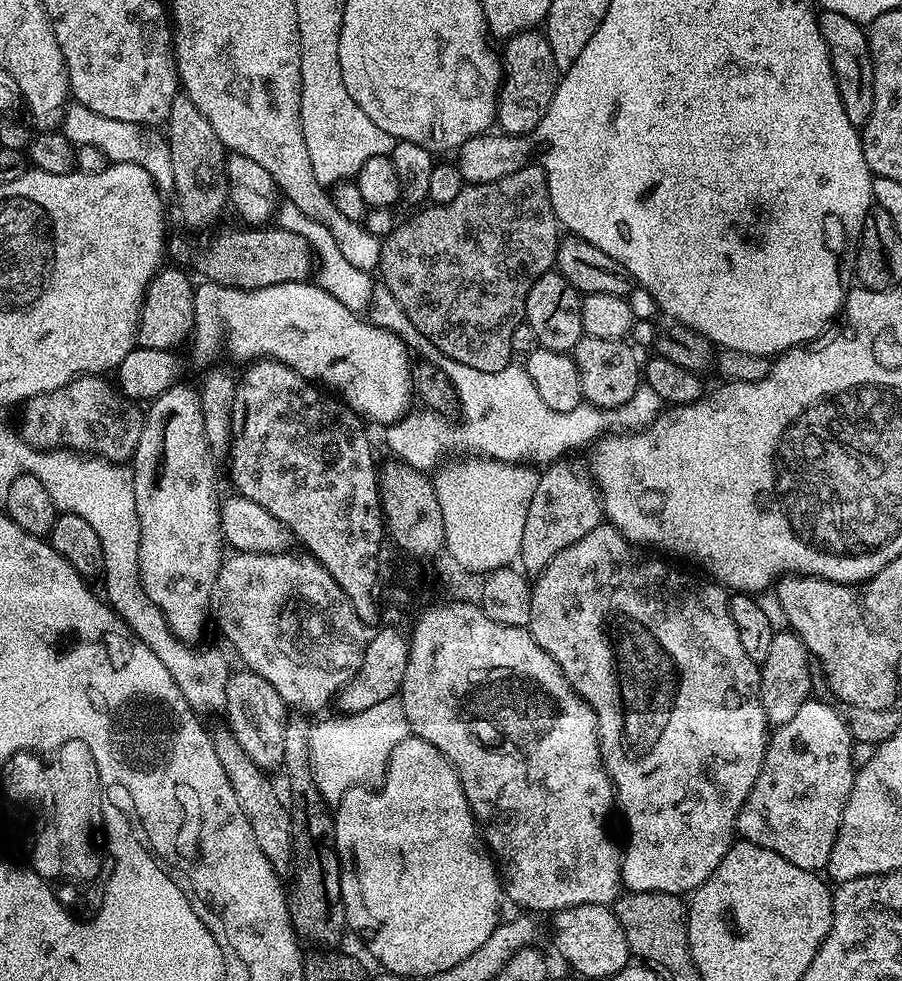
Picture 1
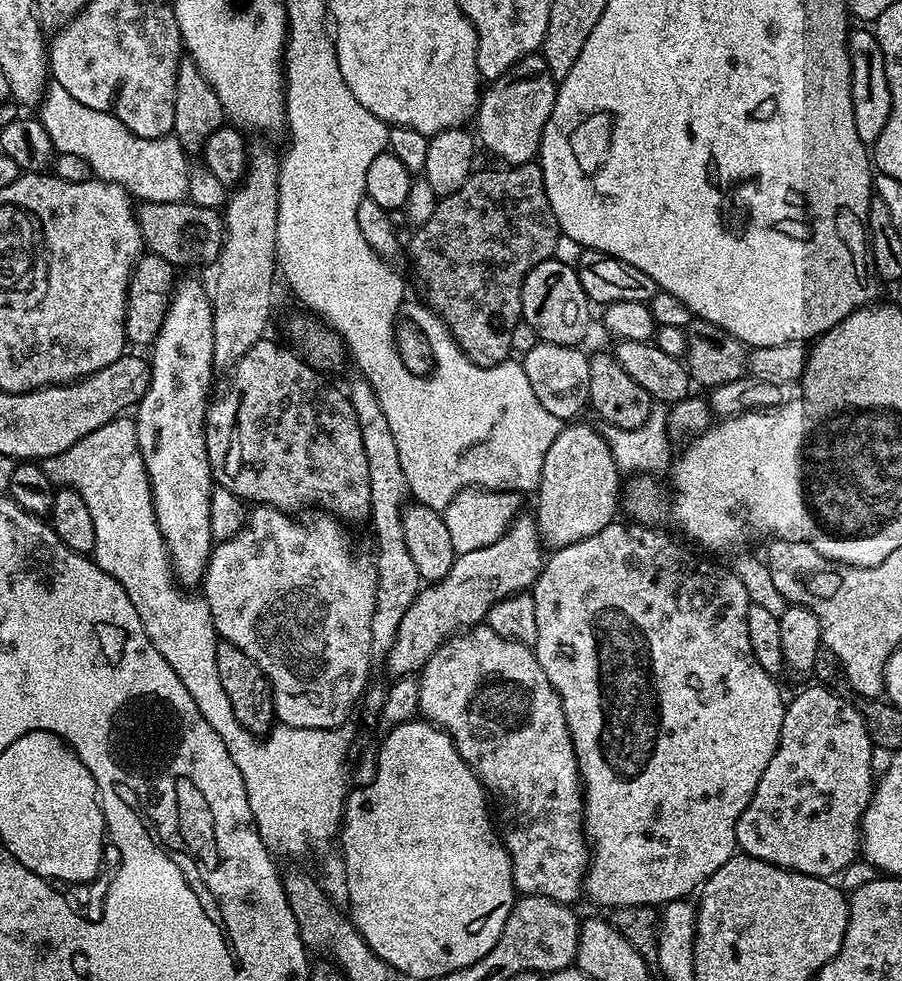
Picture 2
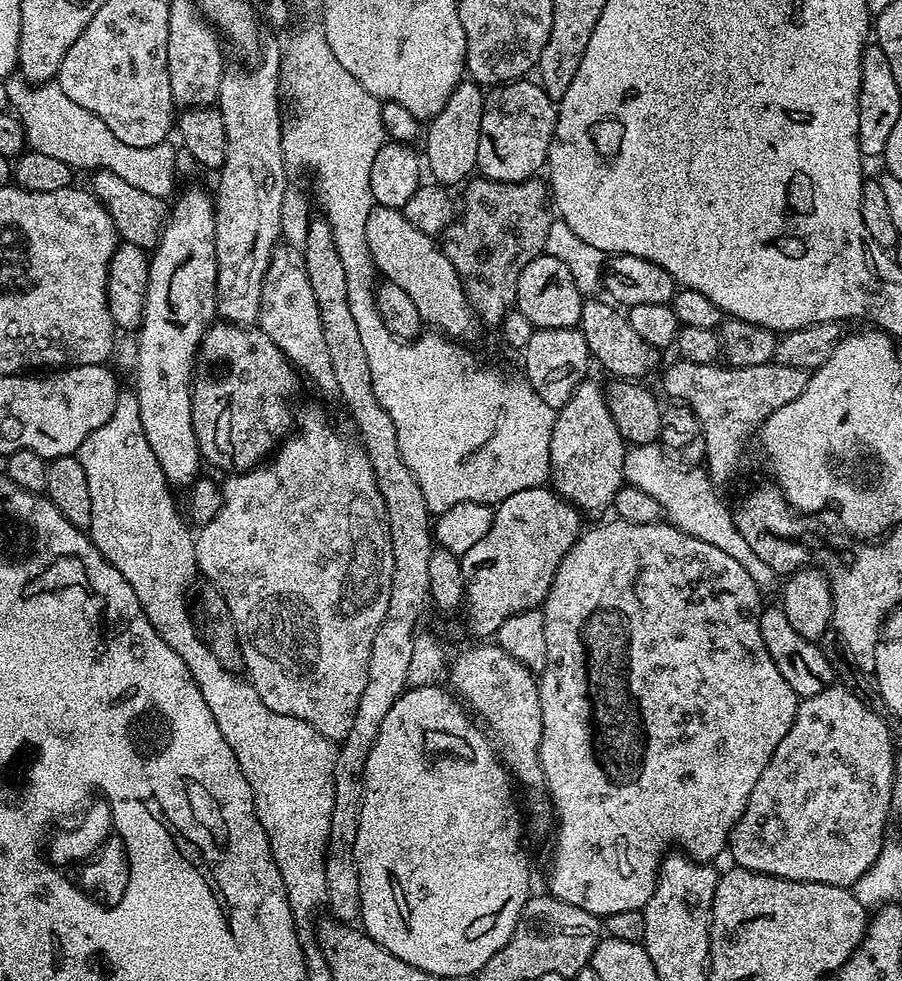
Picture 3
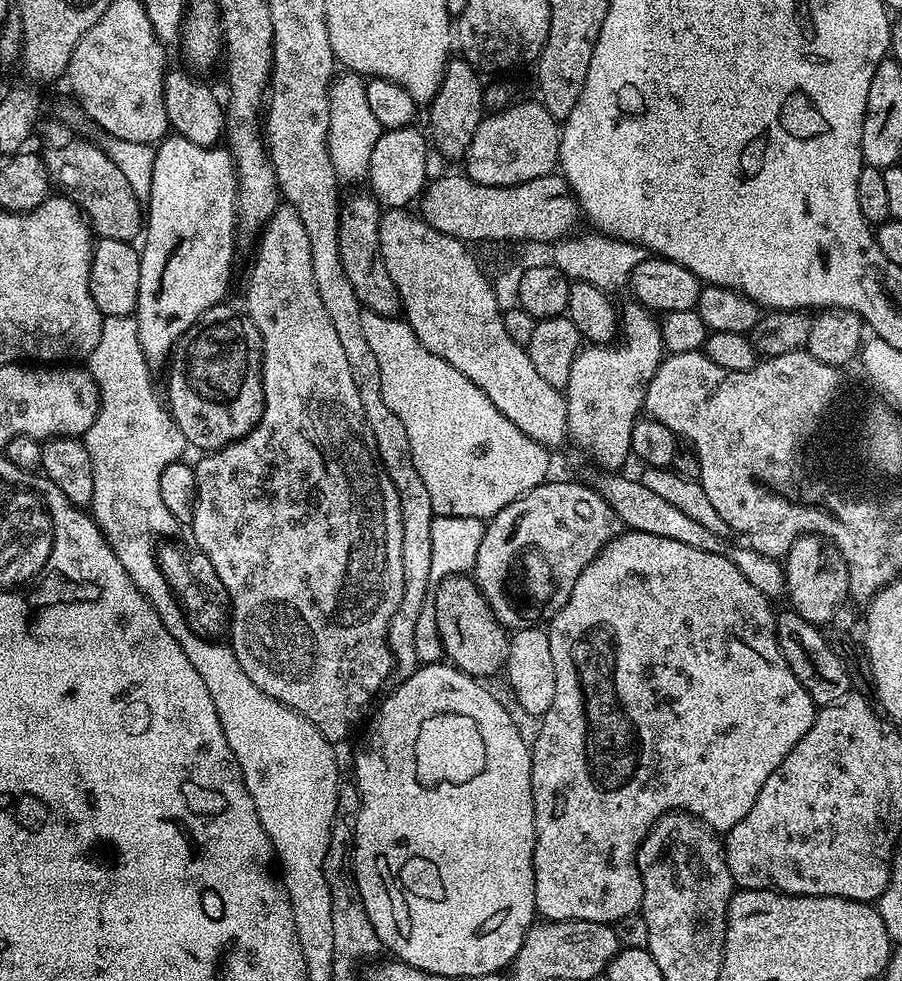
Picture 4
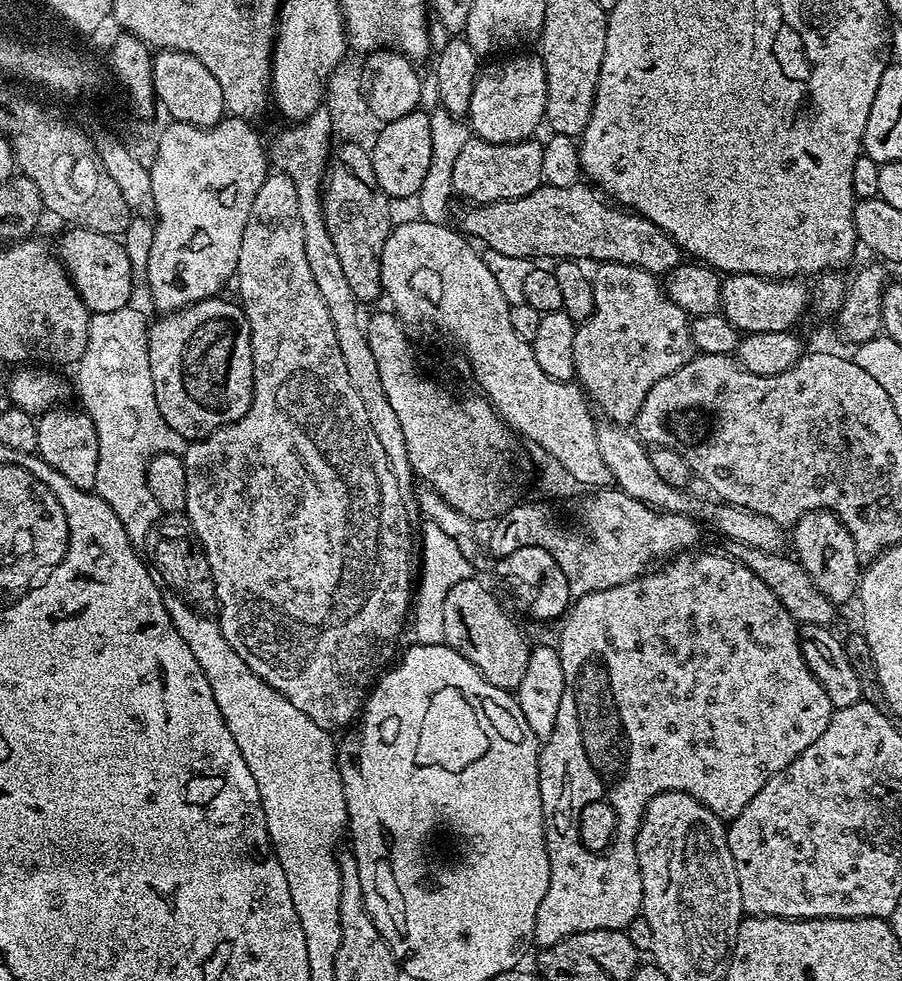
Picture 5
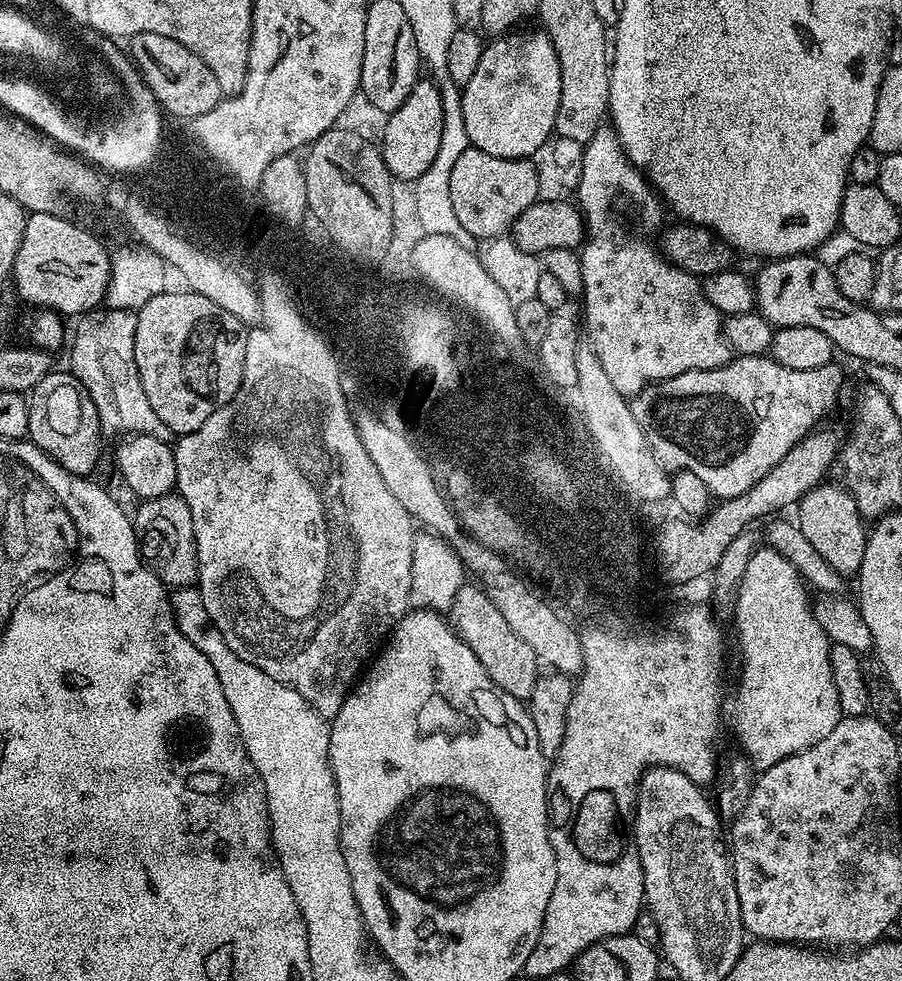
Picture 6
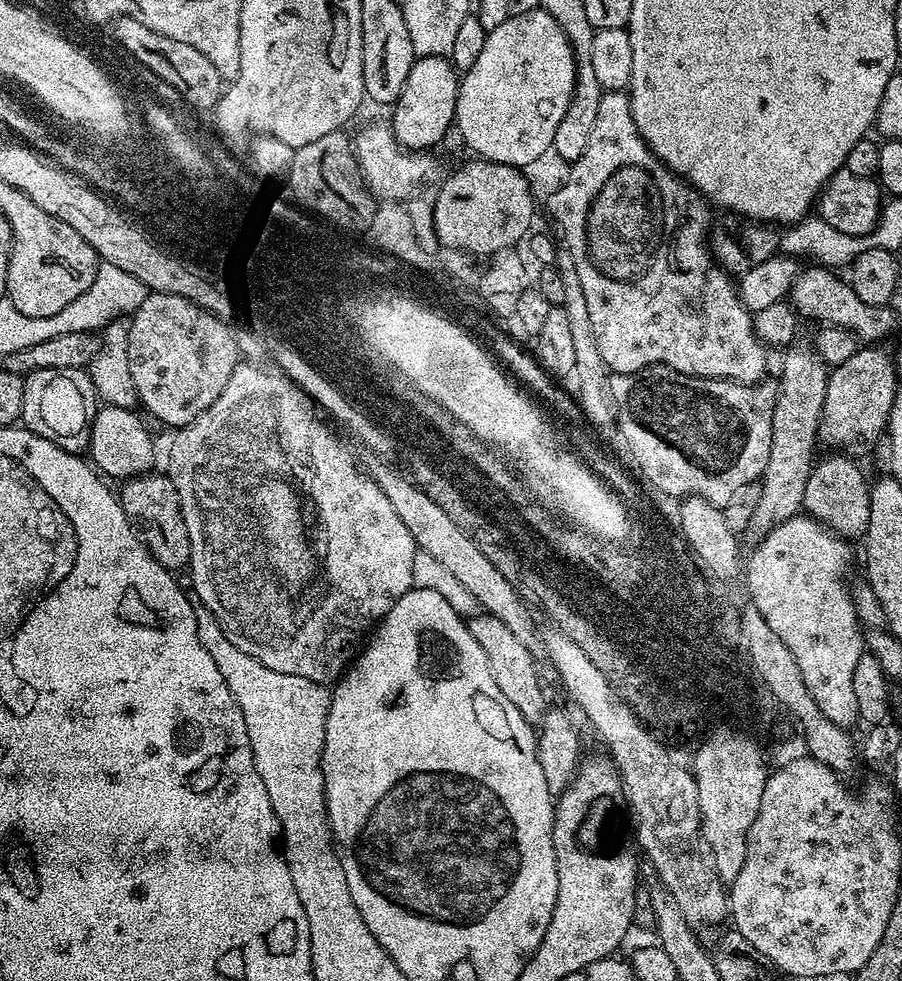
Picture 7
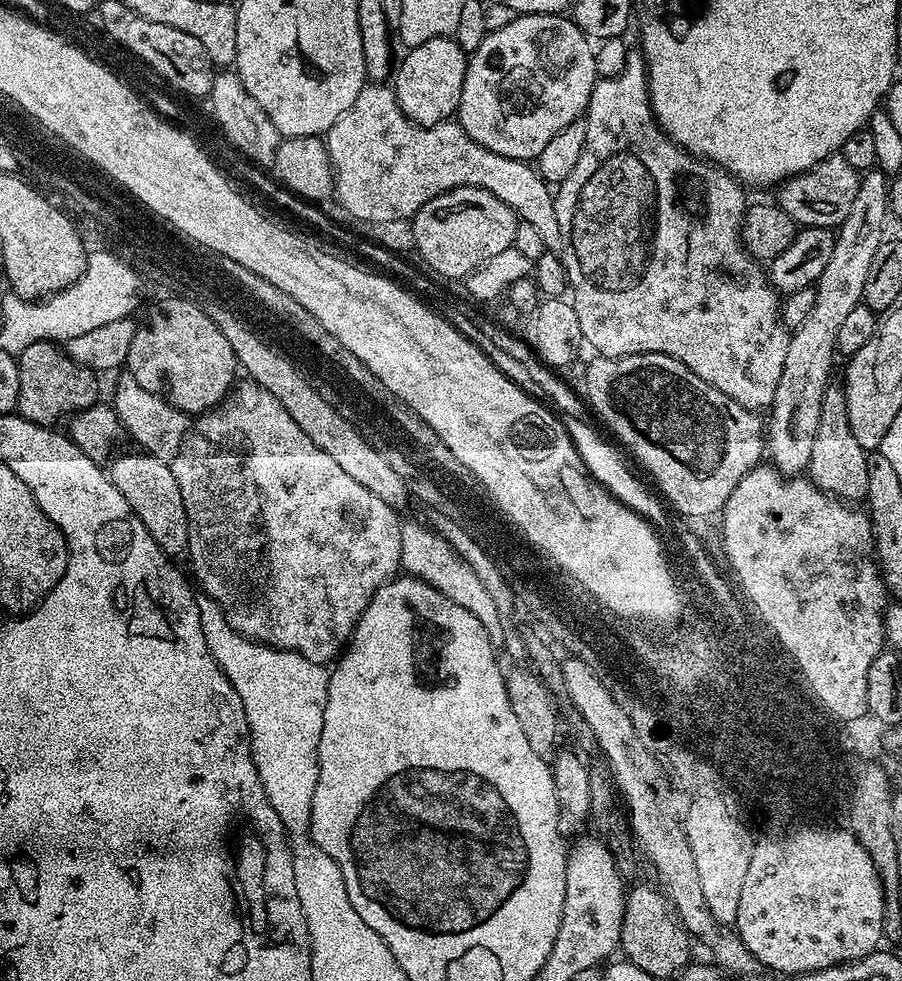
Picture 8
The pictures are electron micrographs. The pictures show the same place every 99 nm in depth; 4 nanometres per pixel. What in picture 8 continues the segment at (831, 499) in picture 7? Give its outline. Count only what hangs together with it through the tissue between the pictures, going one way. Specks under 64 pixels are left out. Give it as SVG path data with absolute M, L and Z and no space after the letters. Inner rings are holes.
M836 382L829 383L825 393L822 394L821 417L806 469L807 479L823 492L845 502L863 501L868 495L867 457L868 452L862 446L858 446L858 438L854 438L854 430L850 430L843 387Z

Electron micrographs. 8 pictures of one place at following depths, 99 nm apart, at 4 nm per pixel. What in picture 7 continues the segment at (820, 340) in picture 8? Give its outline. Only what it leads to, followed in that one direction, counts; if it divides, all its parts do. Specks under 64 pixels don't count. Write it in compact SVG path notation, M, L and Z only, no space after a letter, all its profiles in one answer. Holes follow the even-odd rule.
M793 343L783 353L783 356L785 356L780 368L775 412L772 419L770 459L760 479L760 487L762 486L760 496L748 518L744 532L741 531L740 534L741 543L750 550L759 545L774 526L781 525L782 522L797 515L803 509L806 482L809 481L809 475L812 472L812 466L816 458L814 448L817 448L819 441L822 403L825 402L826 386L828 385L828 368L821 357L814 351L811 343L800 343Z

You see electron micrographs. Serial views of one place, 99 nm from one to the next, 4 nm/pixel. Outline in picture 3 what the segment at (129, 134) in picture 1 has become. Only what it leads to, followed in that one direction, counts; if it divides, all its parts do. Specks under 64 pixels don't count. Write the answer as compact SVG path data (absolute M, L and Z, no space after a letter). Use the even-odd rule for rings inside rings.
M17 75L5 77L9 107L24 126L25 141L35 152L52 155L80 170L106 171L116 174L124 182L143 190L146 194L166 198L176 184L176 152L165 142L154 147L129 146L111 133L110 126L71 101L62 92L59 81L48 81L31 88L28 82Z

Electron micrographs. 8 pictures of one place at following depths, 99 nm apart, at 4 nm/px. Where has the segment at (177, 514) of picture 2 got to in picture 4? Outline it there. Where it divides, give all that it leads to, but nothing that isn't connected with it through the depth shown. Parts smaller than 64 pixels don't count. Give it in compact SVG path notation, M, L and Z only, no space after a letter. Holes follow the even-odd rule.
M169 134L155 145L156 157L154 158L153 178L151 179L150 196L146 203L146 235L143 237L144 248L139 249L140 277L138 278L138 302L134 313L138 322L138 342L142 346L142 354L146 354L149 365L167 365L172 349L190 326L194 326L200 315L211 308L213 304L221 303L228 292L228 283L232 280L232 259L236 256L236 236L238 225L236 223L236 164L232 161L232 154L227 147L203 148L194 146L194 142L186 142L186 138Z

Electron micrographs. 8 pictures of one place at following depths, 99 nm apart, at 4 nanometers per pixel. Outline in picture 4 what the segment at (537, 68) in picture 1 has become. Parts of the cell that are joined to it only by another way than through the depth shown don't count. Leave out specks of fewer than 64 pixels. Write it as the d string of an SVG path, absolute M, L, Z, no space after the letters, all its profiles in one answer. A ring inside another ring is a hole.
M509 103L507 108L493 111L481 120L478 130L474 130L474 138L468 147L467 156L463 157L463 171L474 181L486 187L514 187L515 184L530 182L534 178L542 178L557 171L560 163L560 138L562 128L558 121L546 110L543 104Z

